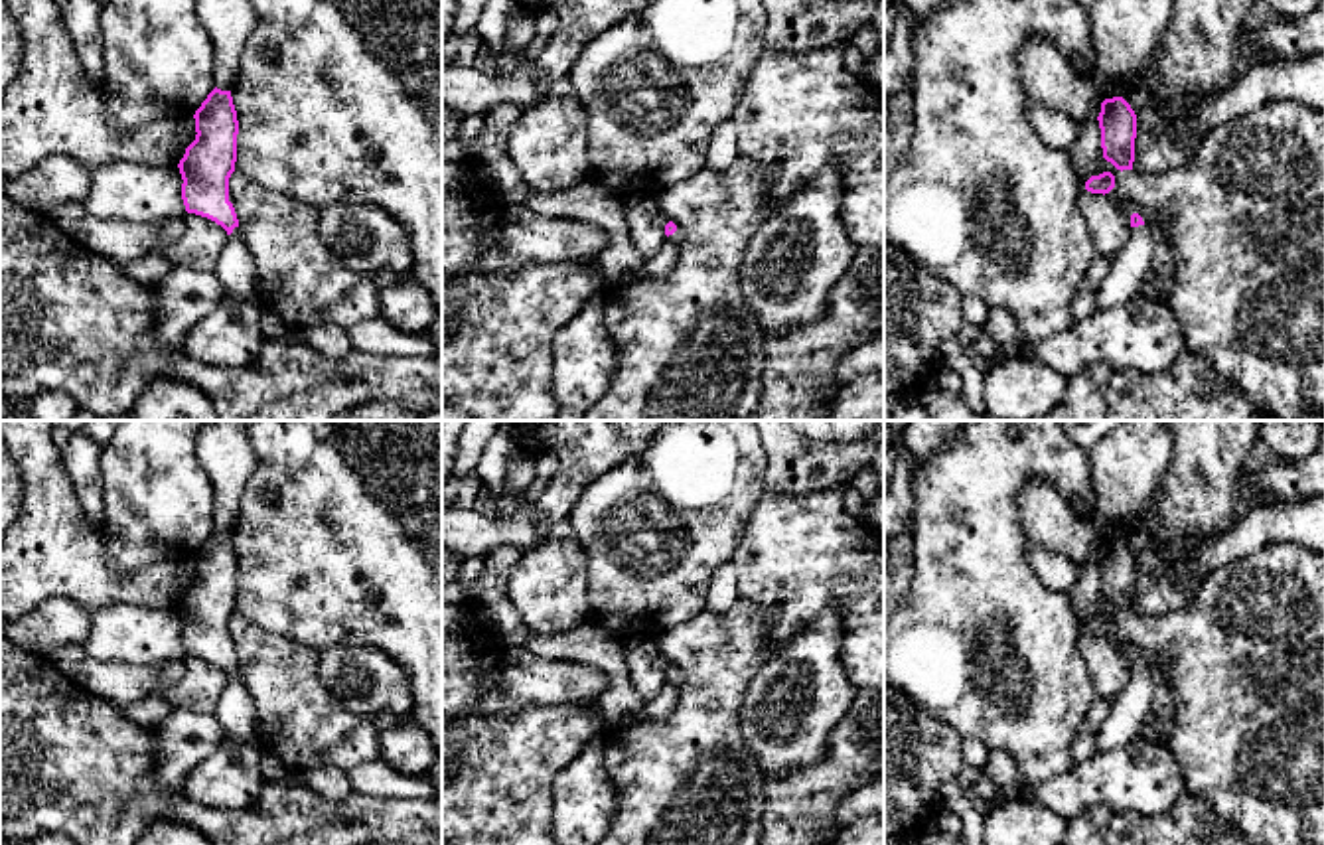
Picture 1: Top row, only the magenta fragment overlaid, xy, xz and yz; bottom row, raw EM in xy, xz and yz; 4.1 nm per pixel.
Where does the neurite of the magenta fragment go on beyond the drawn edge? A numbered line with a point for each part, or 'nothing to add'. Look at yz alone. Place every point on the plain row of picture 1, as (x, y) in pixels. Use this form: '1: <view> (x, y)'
1: yz (1129, 709)

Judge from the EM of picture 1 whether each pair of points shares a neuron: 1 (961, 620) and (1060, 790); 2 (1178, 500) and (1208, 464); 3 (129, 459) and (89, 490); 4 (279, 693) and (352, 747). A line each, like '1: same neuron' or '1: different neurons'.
1: different neurons
2: same neuron
3: different neurons
4: same neuron

